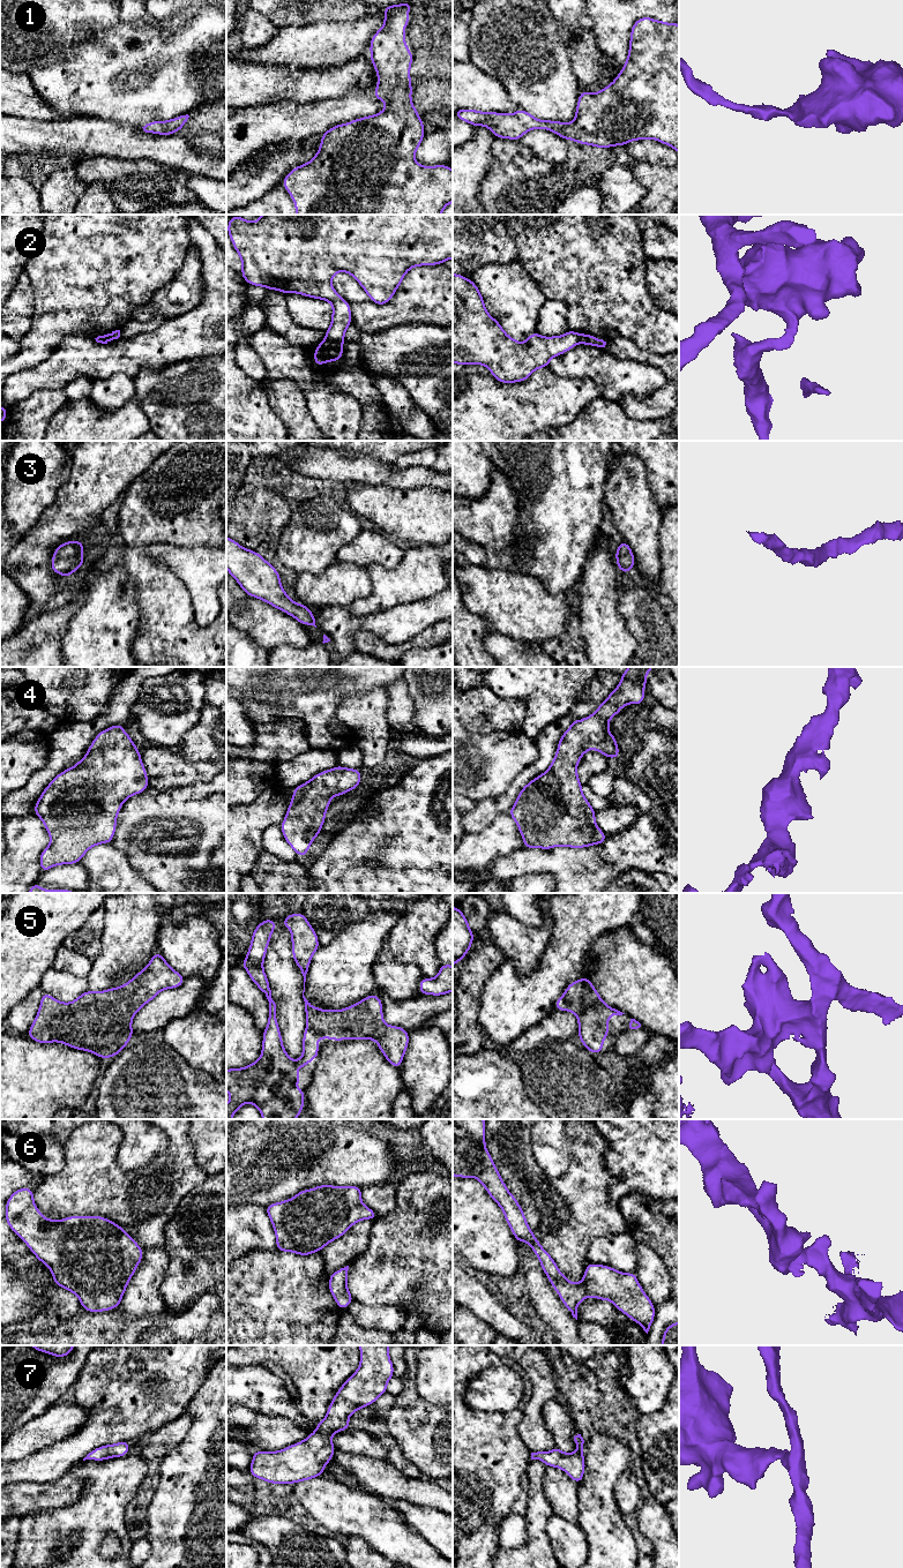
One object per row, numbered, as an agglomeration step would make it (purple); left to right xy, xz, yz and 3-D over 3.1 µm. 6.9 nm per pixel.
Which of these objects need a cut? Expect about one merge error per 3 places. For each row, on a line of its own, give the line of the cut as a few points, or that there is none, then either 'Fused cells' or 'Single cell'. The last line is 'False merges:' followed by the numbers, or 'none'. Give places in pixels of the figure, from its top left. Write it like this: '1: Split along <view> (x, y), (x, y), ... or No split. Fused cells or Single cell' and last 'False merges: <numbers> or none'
1: No split. Single cell
2: Split along xz (326, 337), (342, 345). Fused cells
3: No split. Single cell
4: No split. Single cell
5: No split. Single cell
6: No split. Single cell
7: No split. Single cell
False merges: 2

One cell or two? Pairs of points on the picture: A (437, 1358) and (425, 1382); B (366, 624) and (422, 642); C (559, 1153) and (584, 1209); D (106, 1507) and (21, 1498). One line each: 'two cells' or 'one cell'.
A: one cell
B: two cells
C: two cells
D: two cells

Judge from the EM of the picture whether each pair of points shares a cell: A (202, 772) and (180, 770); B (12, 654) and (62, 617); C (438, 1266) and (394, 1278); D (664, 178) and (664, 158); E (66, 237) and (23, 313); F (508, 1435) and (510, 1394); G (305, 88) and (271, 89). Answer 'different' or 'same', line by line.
A: same
B: same
C: same
D: different
E: different
F: different
G: same

